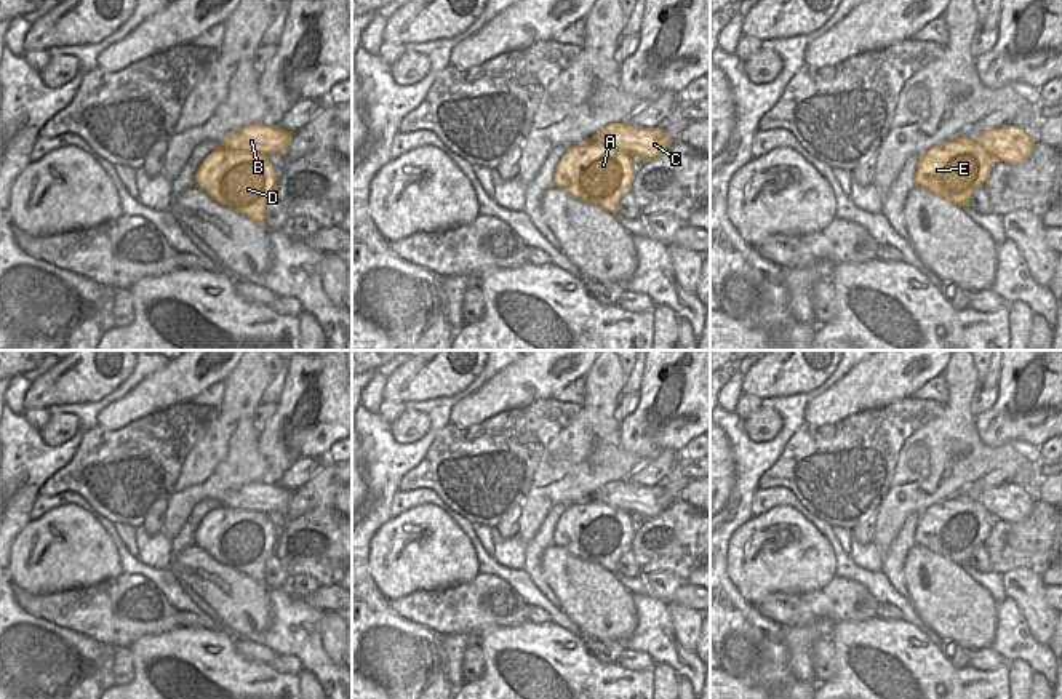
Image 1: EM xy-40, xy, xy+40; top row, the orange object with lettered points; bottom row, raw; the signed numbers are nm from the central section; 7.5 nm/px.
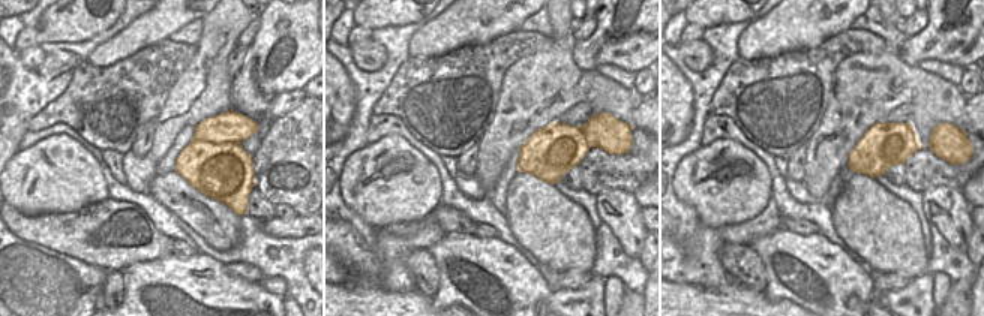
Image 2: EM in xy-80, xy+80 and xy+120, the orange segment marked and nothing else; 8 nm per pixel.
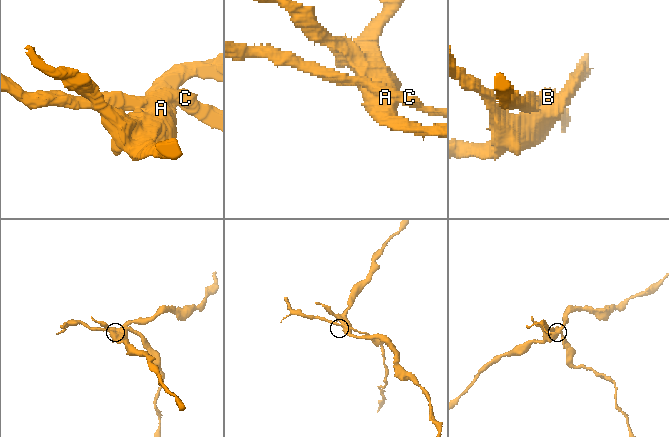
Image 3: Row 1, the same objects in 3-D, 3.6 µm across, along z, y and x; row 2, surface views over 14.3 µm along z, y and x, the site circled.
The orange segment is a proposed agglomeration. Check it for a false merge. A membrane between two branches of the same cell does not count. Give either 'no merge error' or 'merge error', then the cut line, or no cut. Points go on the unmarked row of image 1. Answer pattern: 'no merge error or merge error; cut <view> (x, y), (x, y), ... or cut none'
merge error; cut xy-40 (219, 504), (266, 514)

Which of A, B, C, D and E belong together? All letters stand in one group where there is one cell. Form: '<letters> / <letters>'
A D E / B C

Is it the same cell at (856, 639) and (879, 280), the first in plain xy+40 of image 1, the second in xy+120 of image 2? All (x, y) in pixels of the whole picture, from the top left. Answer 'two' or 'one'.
two

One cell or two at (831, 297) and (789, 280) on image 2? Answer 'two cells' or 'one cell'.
one cell

